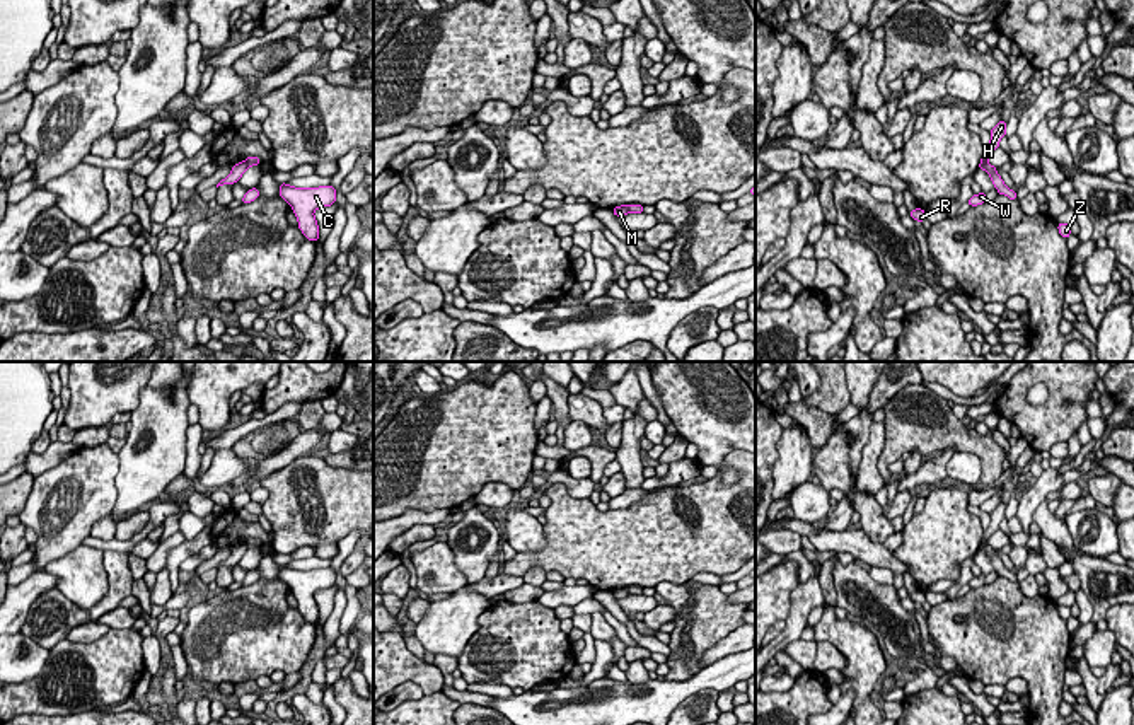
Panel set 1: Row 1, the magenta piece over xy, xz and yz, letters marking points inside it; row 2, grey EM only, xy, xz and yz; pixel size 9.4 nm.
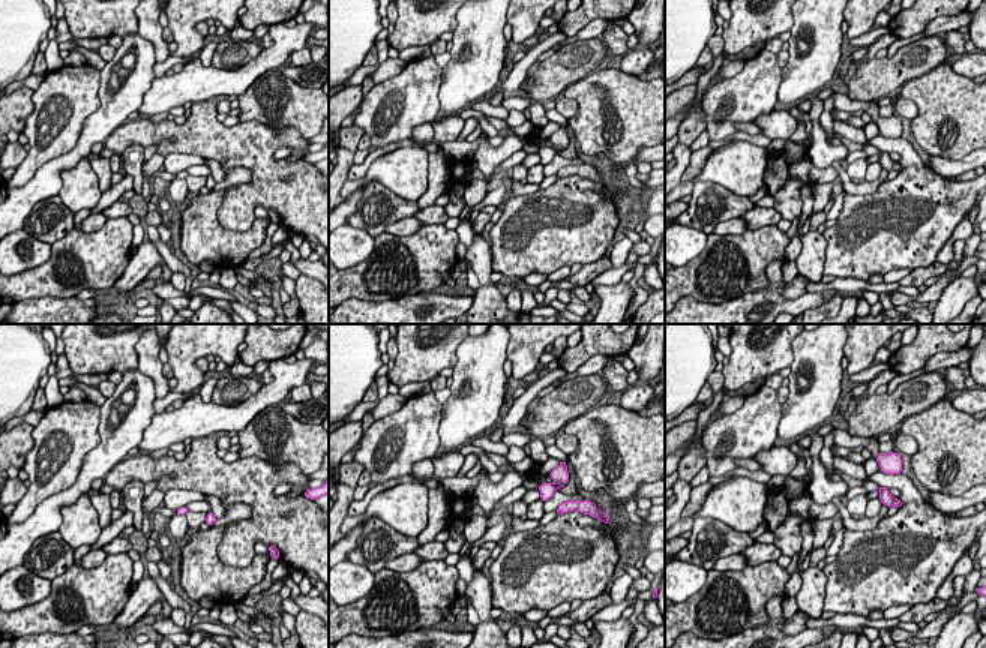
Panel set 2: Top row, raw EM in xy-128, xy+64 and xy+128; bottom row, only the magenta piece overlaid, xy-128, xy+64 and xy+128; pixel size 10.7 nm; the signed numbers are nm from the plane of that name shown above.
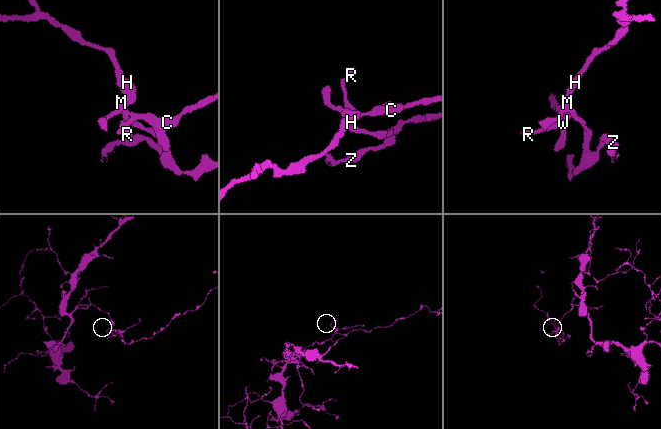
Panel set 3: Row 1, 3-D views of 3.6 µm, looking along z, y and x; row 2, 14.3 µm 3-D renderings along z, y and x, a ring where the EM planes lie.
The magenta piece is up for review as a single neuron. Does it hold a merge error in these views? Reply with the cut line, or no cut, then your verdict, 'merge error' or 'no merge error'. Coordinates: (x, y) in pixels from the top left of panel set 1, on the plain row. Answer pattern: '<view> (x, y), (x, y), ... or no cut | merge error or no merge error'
yz (981, 543), (986, 545) | merge error

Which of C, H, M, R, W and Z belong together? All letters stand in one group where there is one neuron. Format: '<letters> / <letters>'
C M R W Z / H

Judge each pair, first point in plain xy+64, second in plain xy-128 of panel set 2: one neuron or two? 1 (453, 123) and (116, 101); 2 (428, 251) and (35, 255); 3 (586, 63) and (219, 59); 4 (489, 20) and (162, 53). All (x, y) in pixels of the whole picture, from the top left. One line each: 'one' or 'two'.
1: two
2: two
3: one
4: two

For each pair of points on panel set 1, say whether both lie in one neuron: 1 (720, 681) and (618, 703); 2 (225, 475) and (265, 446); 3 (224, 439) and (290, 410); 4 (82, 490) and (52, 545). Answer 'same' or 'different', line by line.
1: same
2: different
3: same
4: same

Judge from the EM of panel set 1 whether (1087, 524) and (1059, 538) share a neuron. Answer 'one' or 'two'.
two

